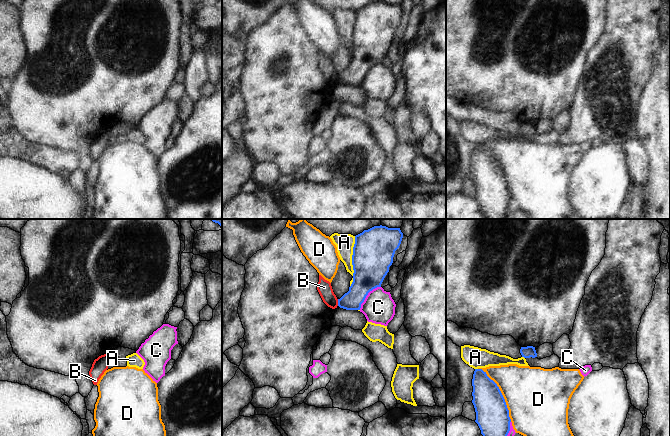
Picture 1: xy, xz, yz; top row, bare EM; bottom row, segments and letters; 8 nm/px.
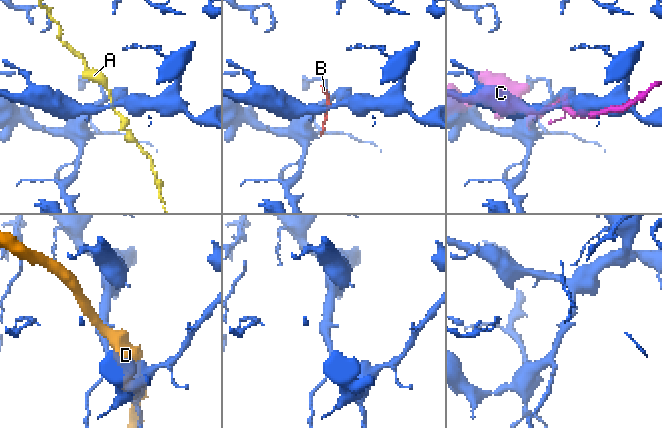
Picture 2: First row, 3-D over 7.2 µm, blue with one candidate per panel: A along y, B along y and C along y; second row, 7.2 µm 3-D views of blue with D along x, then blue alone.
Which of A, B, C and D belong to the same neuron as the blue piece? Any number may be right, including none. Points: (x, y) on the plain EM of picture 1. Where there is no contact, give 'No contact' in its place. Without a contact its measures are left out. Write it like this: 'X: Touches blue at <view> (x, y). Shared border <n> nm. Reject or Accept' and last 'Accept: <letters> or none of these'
A: Touches blue at xz (352, 32). Shared border 320 nm. Reject
B: Touches blue at xz (338, 78). Shared border 60 nm. Reject
C: Touches blue at xz (367, 70). Shared border 260 nm. Reject
D: Touches blue at yz (501, 170). Shared border 500 nm. Reject
Accept: none of these.

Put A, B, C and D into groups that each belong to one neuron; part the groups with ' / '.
A / B / C / D

